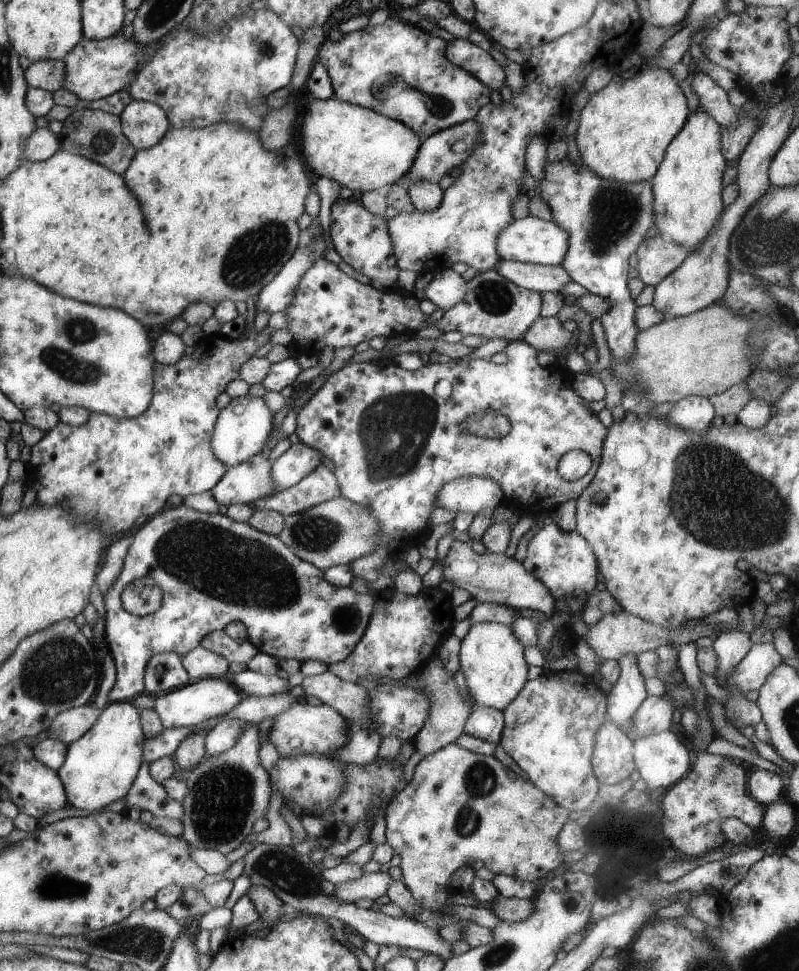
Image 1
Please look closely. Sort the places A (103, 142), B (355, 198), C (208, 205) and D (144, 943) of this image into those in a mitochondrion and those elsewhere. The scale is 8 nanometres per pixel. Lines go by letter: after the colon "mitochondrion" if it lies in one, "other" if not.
A: mitochondrion
B: other
C: other
D: mitochondrion

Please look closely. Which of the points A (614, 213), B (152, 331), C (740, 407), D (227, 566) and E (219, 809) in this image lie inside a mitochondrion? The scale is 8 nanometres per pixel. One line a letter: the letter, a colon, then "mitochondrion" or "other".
A: mitochondrion
B: other
C: other
D: mitochondrion
E: mitochondrion

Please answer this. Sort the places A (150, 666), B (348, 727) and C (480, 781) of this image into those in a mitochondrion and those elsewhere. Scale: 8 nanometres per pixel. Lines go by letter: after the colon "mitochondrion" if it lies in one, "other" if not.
A: other
B: other
C: mitochondrion

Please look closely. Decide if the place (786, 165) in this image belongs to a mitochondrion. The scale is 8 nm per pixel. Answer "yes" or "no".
no

